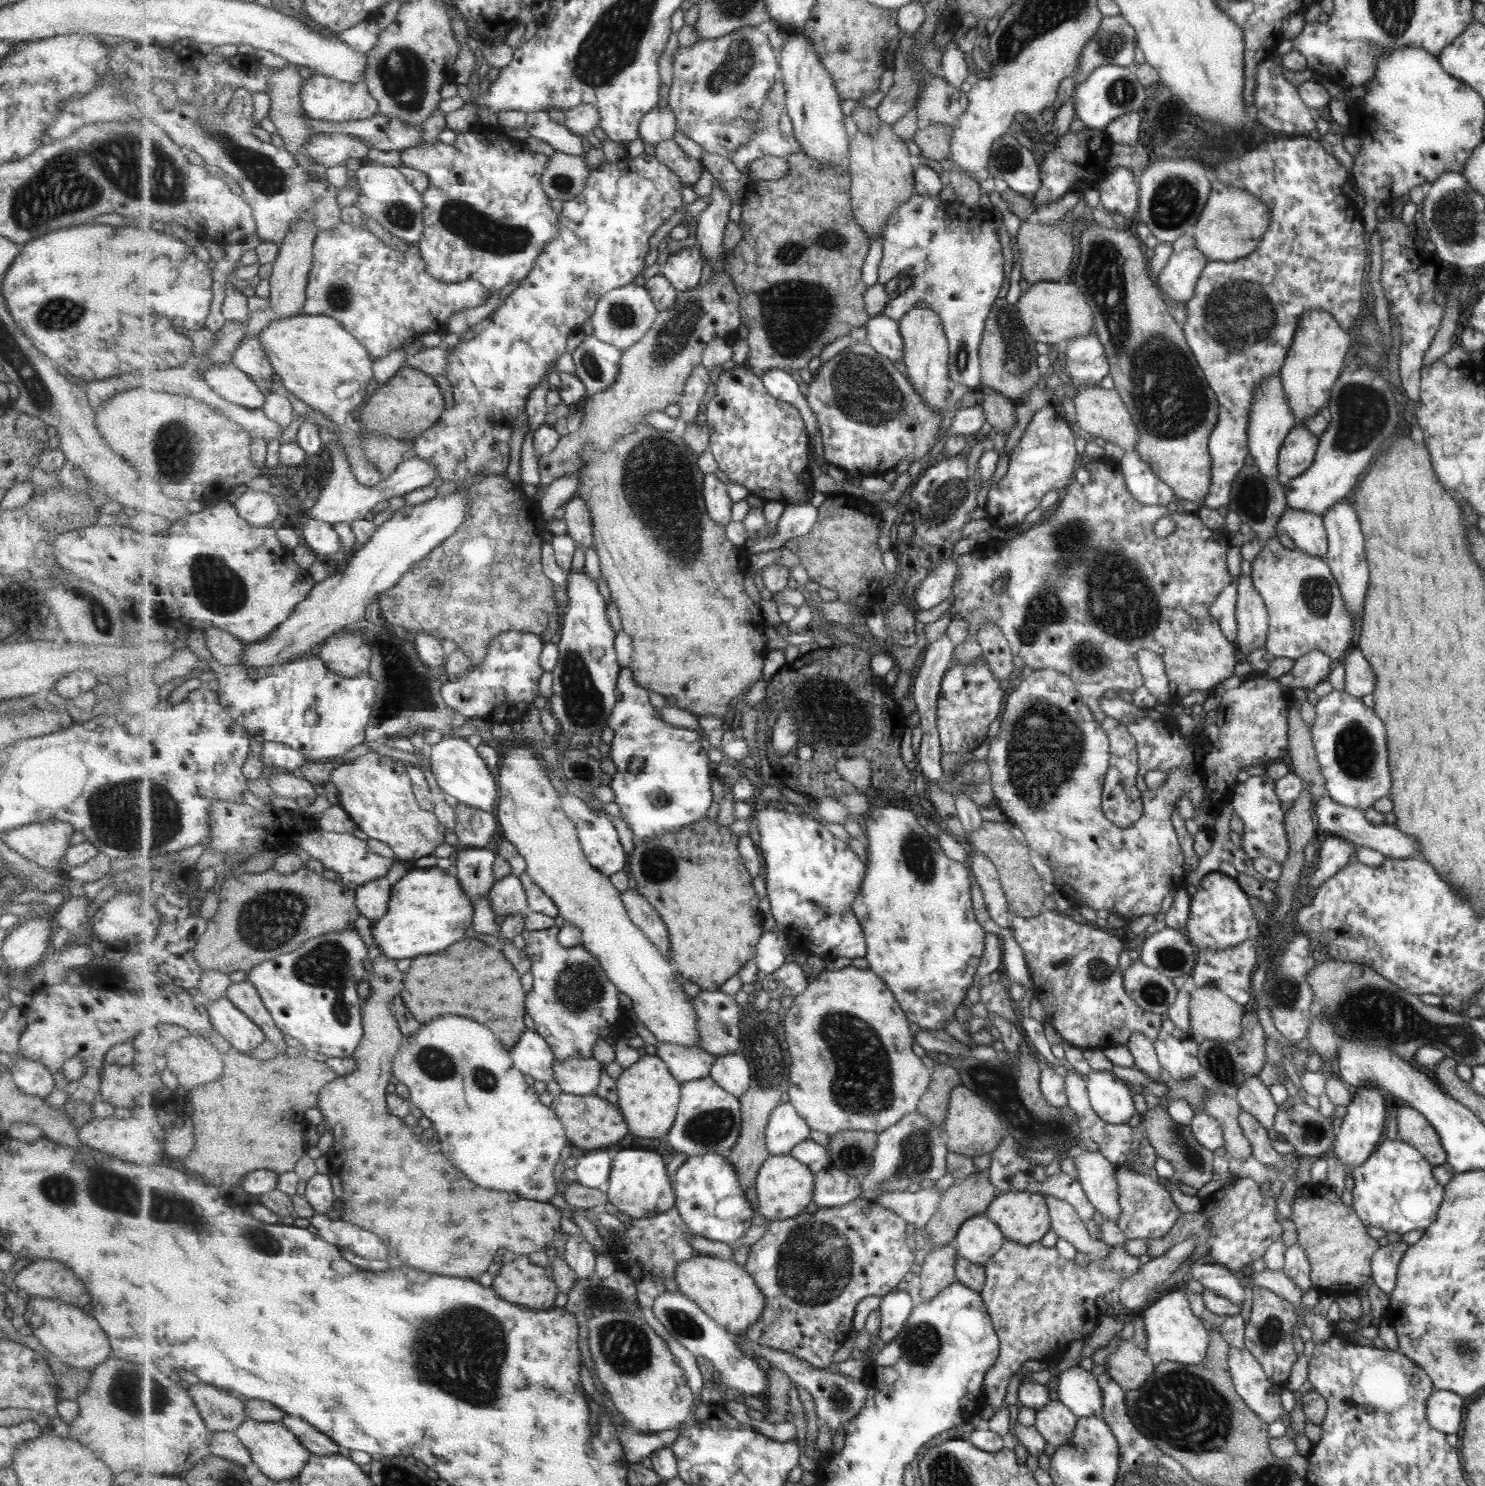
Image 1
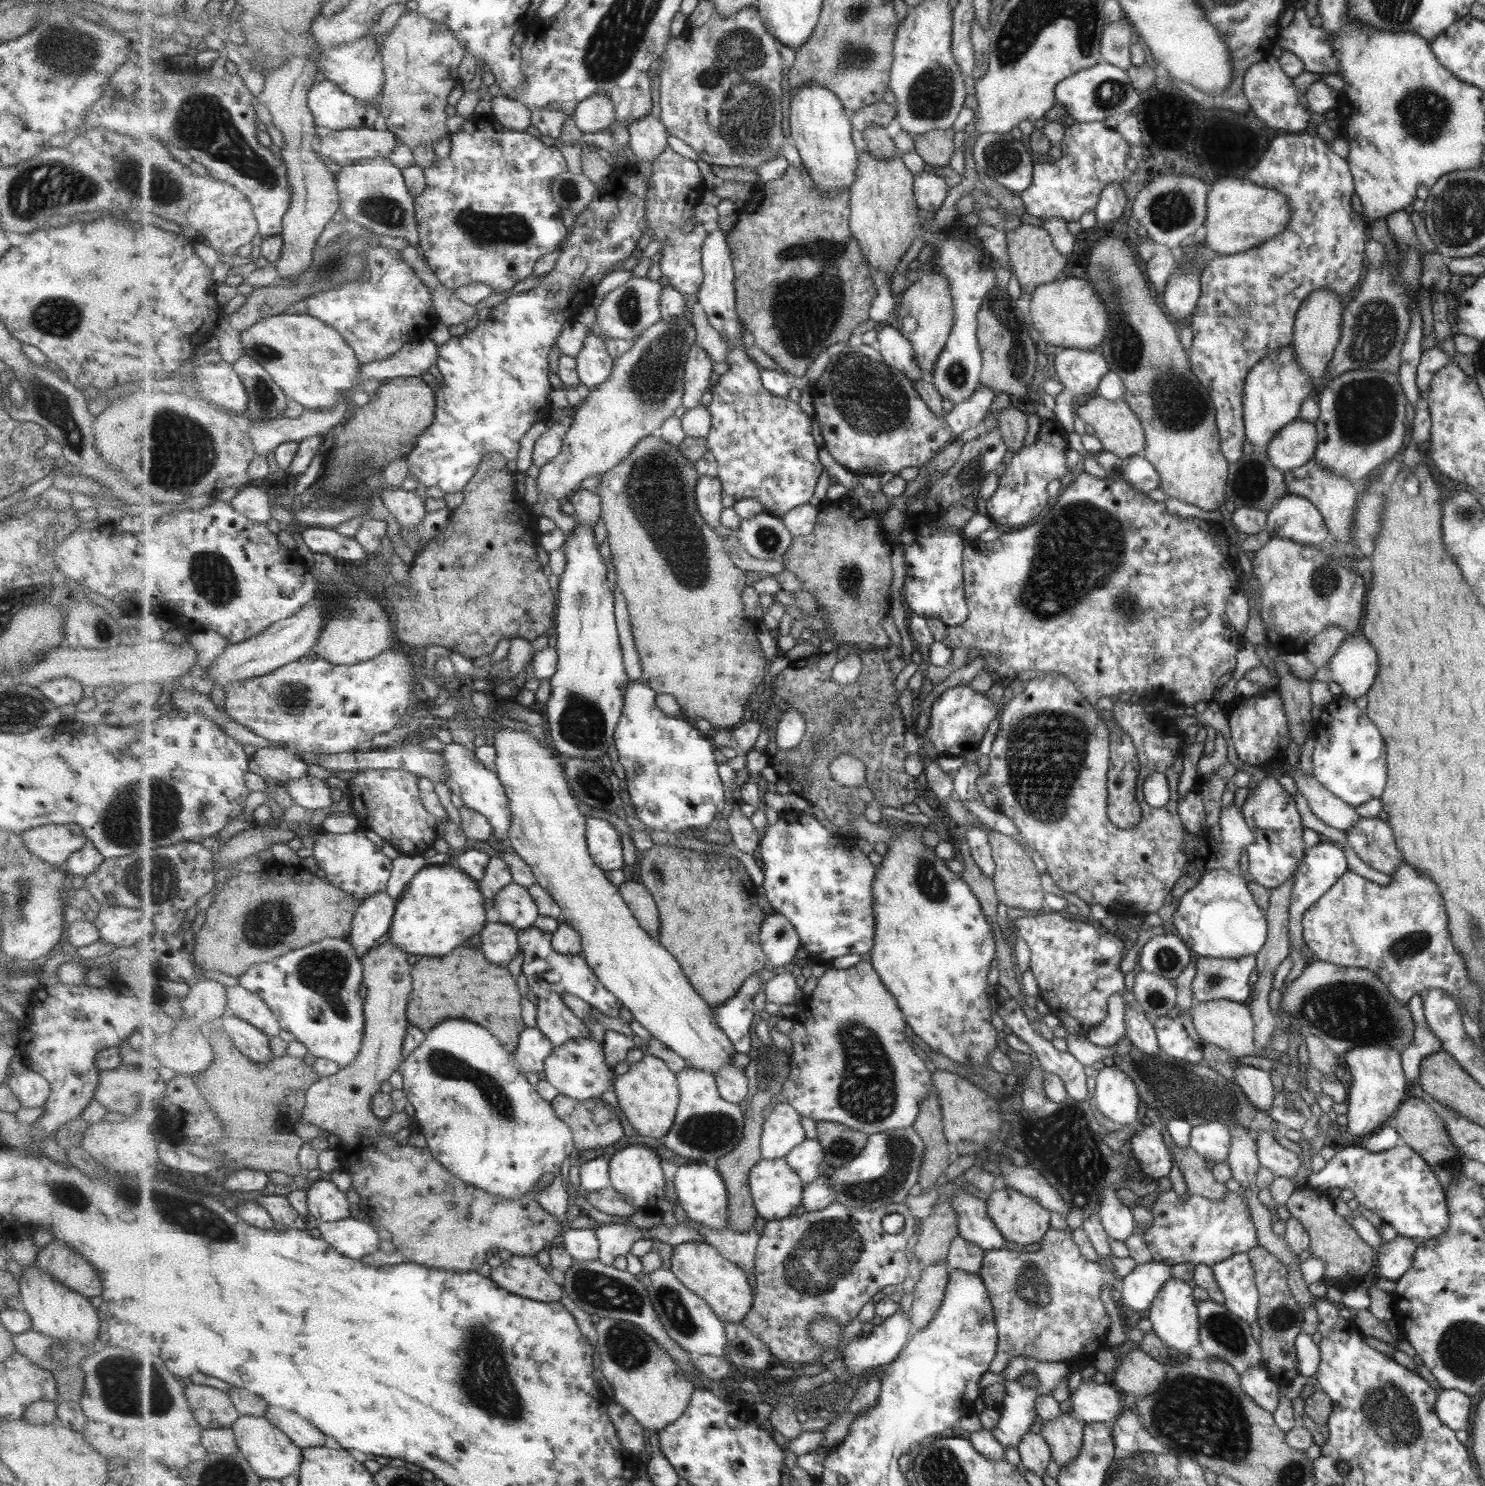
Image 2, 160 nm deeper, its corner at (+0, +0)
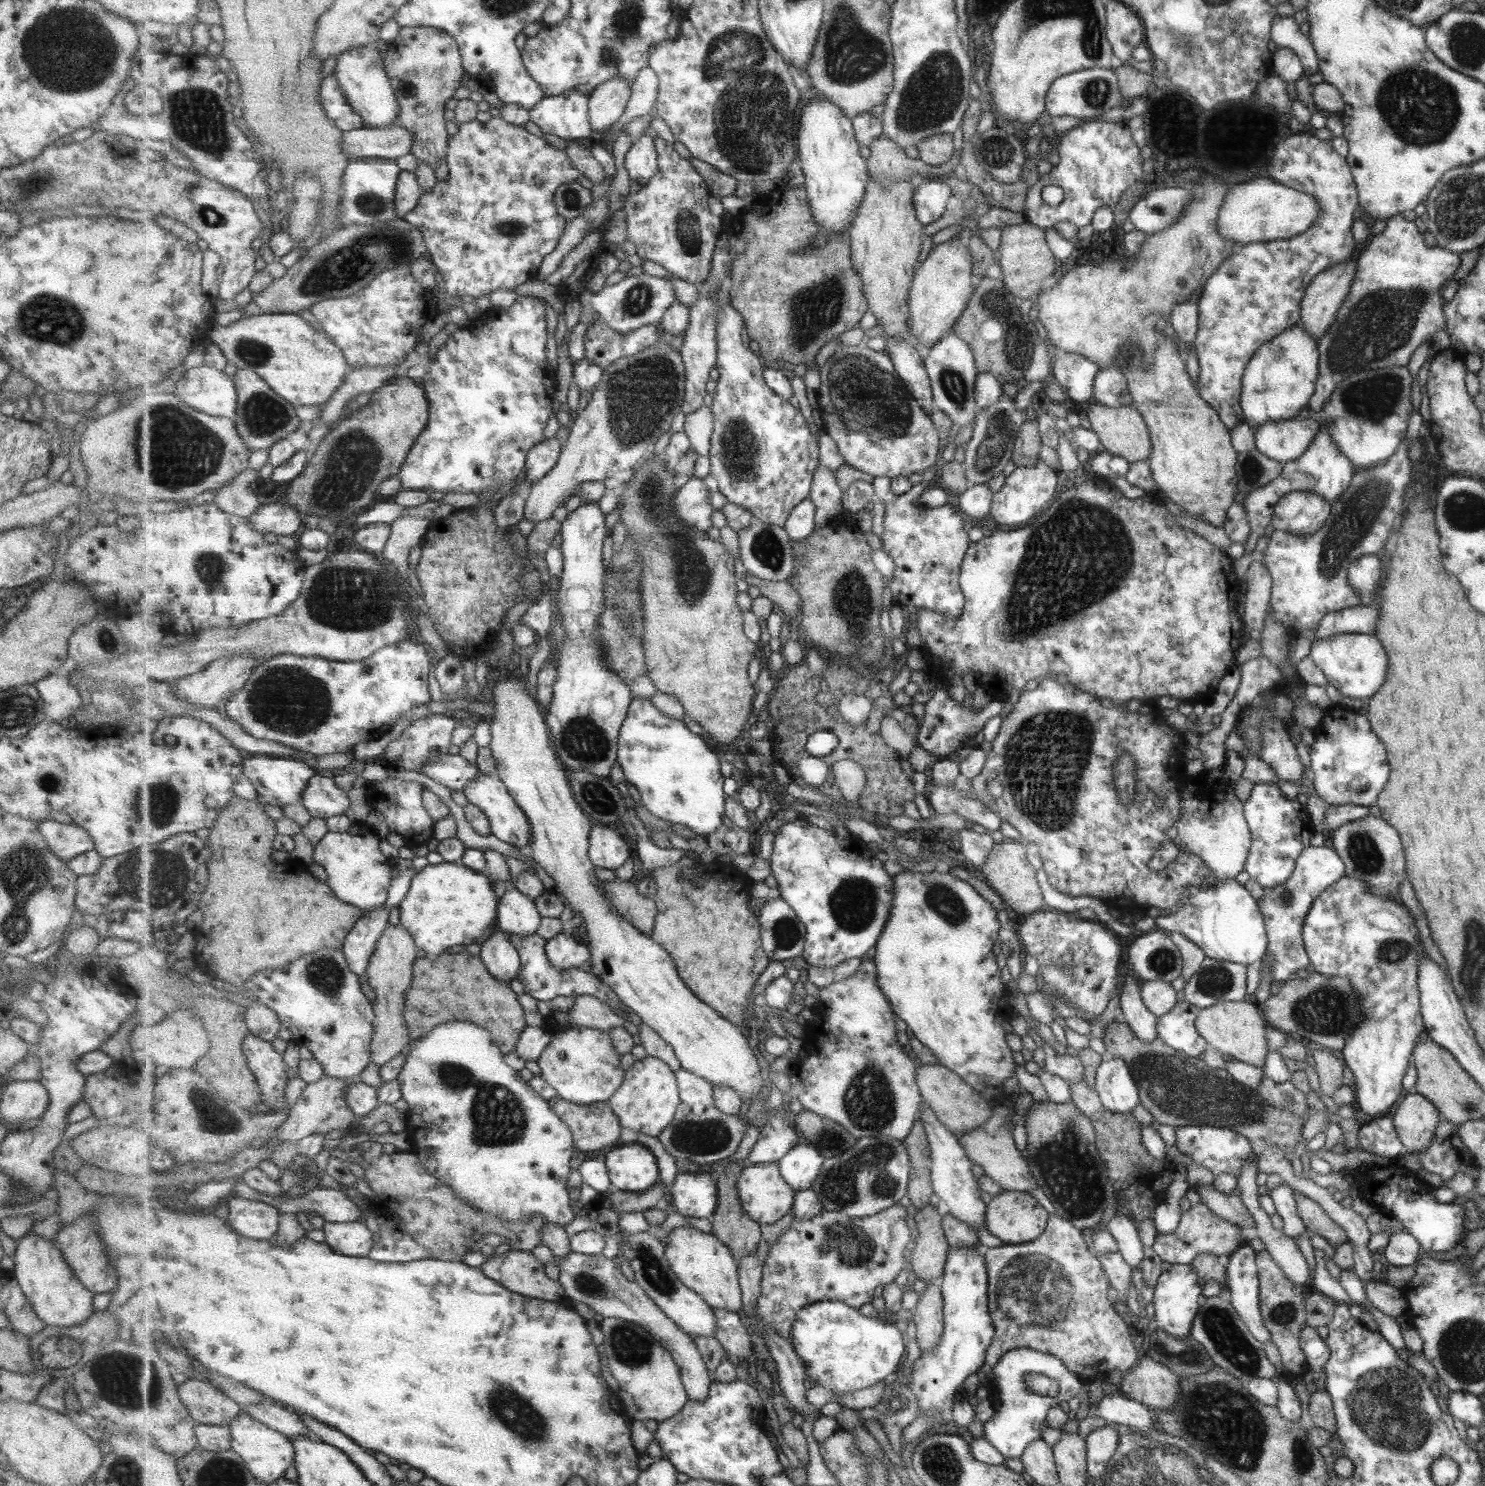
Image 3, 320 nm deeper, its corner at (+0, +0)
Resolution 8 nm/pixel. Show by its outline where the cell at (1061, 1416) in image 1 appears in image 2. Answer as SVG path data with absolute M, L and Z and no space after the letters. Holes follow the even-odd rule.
M1070 1411L1055 1420L1047 1420L1035 1430L1047 1444L1057 1466L1068 1465L1080 1454L1083 1446L1084 1423Z

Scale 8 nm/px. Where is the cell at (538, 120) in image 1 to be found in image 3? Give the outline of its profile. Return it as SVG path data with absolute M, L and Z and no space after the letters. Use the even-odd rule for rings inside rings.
M575 89L559 96L545 97L530 111L530 117L543 133L569 141L591 138L594 128L589 111L590 96Z

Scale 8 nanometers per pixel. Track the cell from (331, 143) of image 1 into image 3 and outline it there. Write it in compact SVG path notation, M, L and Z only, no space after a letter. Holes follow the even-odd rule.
M397 123L387 128L369 128L344 132L344 149L351 158L379 157L398 159L413 152L415 135Z

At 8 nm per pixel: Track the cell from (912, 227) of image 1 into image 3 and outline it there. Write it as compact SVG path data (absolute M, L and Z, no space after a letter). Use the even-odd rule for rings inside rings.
M954 332L936 342L924 360L933 388L933 398L940 412L949 417L953 425L964 429L976 414L979 407L975 402L976 371L972 348Z

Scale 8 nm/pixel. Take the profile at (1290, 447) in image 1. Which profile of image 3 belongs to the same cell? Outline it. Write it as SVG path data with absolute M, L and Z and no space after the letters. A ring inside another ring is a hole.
M1309 415L1265 422L1254 430L1254 448L1271 460L1286 463L1304 453L1317 429L1320 429L1319 419Z

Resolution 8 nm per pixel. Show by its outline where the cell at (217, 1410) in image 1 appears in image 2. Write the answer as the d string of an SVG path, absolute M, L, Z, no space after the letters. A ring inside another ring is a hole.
M189 1383L186 1395L197 1422L205 1429L232 1427L241 1416L232 1398L223 1390Z

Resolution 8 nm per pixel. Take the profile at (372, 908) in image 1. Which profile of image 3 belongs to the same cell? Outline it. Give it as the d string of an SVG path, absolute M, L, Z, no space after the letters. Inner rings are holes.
M383 906L375 908L365 915L346 938L343 951L349 967L361 978L366 979L372 955L375 954L377 941L389 924L390 909Z

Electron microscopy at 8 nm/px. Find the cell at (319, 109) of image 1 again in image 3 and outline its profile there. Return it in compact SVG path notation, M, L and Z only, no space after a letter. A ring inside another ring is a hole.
M336 73L324 79L320 95L329 118L333 119L342 131L349 132L364 127L364 119L357 114L352 103L347 102Z

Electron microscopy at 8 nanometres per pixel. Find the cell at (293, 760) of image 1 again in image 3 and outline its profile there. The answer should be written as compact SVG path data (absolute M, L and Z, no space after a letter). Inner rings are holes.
M253 754L244 760L243 776L252 781L258 795L256 800L261 804L270 804L285 808L288 804L302 802L304 792L310 781L317 774L310 762L293 759L285 759L277 756Z

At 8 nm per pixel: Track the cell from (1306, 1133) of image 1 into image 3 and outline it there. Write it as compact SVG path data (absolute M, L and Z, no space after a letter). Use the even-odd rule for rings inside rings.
M1263 1074L1256 1091L1267 1104L1279 1110L1290 1112L1301 1118L1306 1118L1310 1113L1310 1108L1305 1103L1306 1097L1299 1087L1291 1084L1290 1081L1276 1083Z

